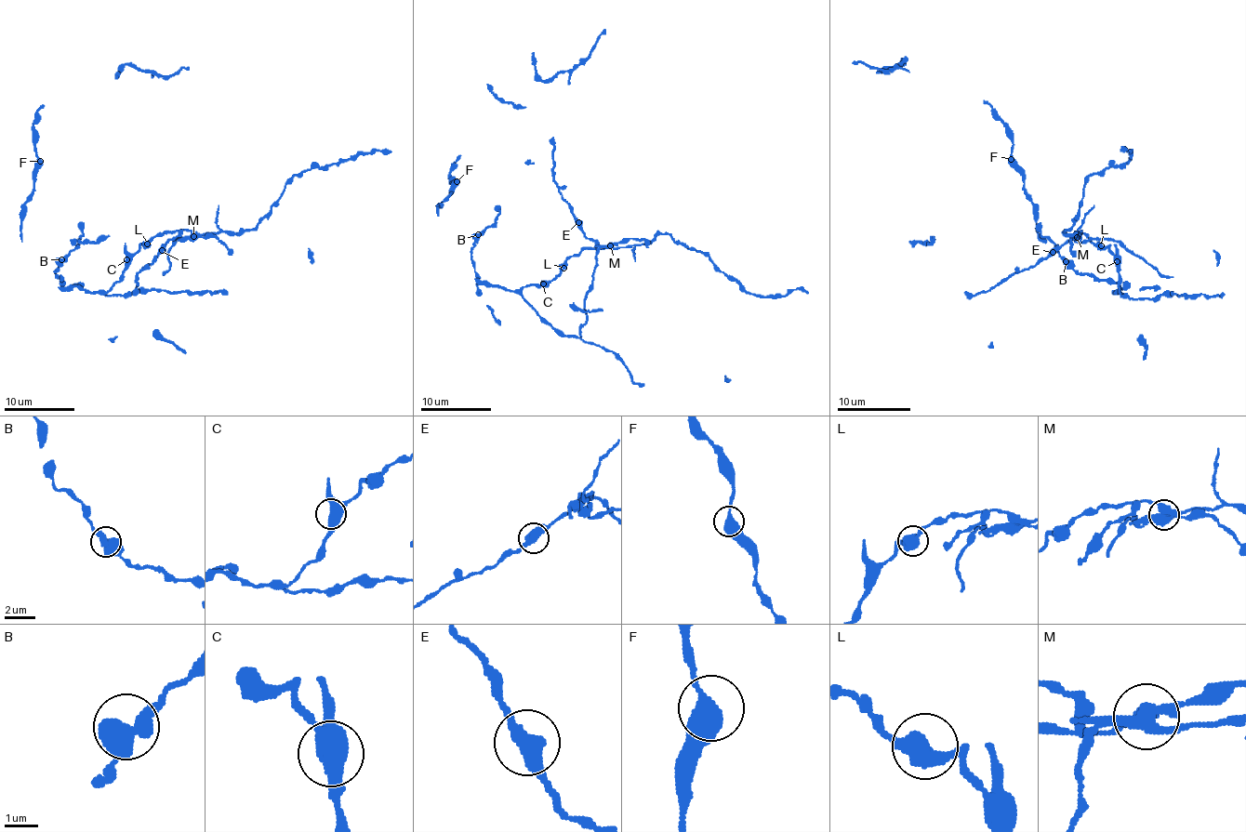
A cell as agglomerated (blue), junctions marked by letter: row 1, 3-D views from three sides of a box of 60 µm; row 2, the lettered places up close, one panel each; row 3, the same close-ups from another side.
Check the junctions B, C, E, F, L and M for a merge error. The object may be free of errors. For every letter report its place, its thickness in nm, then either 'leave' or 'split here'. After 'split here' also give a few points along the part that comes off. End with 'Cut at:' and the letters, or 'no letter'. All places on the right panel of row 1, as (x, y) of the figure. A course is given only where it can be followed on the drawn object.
B: at (1066, 261); 550 nm thick; leave
C: at (1117, 261); 440 nm thick; leave
E: at (1053, 252); 480 nm thick; leave
F: at (1011, 159); 460 nm thick; leave
L: at (1101, 245); 500 nm thick; leave
M: at (1077, 237); 440 nm thick; split here; foreign part runs (1077, 238), (1066, 232), (1079, 212), (1084, 180), (1122, 166), (1130, 157), (1126, 150)
Cut at: M

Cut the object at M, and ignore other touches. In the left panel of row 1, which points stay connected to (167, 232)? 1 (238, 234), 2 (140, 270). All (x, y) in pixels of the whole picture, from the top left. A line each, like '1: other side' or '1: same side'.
1: other side
2: same side

